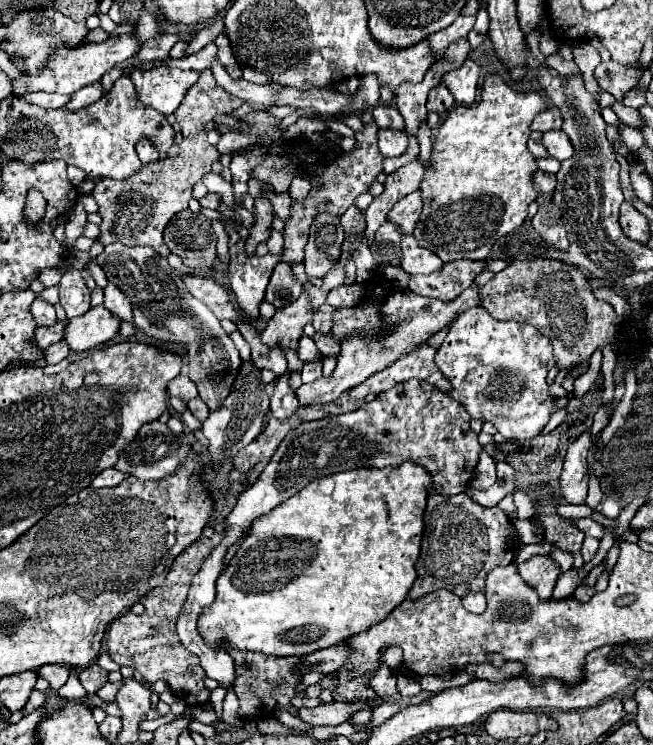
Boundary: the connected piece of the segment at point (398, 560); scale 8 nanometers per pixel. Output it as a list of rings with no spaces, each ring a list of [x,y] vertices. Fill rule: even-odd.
[[[405,460],[401,466],[393,468],[353,468],[347,472],[331,474],[319,480],[313,480],[313,484],[307,484],[297,496],[291,496],[285,500],[285,504],[279,504],[273,508],[269,514],[259,516],[253,520],[251,530],[243,544],[239,546],[237,554],[229,562],[229,566],[221,572],[217,580],[217,598],[215,602],[203,610],[199,618],[199,632],[211,646],[219,646],[223,640],[229,640],[235,648],[239,650],[253,650],[253,652],[263,652],[263,654],[273,654],[273,656],[305,656],[313,654],[317,650],[329,648],[333,644],[345,642],[353,638],[355,634],[369,630],[371,626],[379,624],[381,620],[387,618],[387,614],[397,608],[409,594],[413,580],[417,578],[415,572],[415,562],[419,558],[421,550],[421,536],[423,536],[423,512],[427,506],[427,488],[431,486],[431,474],[425,472],[425,468],[413,460]],[[303,540],[313,540],[315,546],[303,546]]]

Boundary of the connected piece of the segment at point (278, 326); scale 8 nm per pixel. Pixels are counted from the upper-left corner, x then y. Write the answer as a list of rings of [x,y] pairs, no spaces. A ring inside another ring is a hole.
[[[303,292],[293,304],[287,304],[285,308],[279,308],[275,316],[267,322],[265,330],[261,332],[261,340],[269,346],[277,346],[283,352],[295,350],[297,342],[303,336],[303,326],[311,322],[311,304],[309,296]]]

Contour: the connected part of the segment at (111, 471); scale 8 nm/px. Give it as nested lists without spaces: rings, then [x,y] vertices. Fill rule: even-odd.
[[[107,468],[105,472],[101,472],[93,482],[91,486],[93,488],[105,488],[105,486],[119,486],[123,480],[127,478],[127,474],[119,472],[117,468]]]

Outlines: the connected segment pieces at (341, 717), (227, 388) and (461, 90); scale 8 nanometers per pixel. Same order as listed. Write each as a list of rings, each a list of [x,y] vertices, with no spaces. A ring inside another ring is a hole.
[[[375,696],[375,698],[367,698],[367,700],[353,700],[353,702],[331,702],[331,704],[321,704],[317,708],[301,708],[299,716],[303,722],[309,722],[313,726],[337,726],[345,720],[351,718],[351,714],[355,714],[357,710],[363,708],[377,708],[381,704],[385,704],[389,698],[387,696]]]
[[[121,242],[105,246],[95,262],[103,268],[111,284],[125,296],[131,296],[133,322],[139,334],[143,334],[147,342],[183,342],[189,352],[189,378],[197,384],[199,396],[211,410],[213,406],[221,406],[233,392],[233,384],[241,370],[239,350],[221,328],[217,316],[187,292],[181,274],[153,248],[125,246]]]
[[[467,58],[459,70],[445,74],[441,82],[455,96],[457,104],[473,104],[477,94],[477,80],[479,80],[479,66]]]

